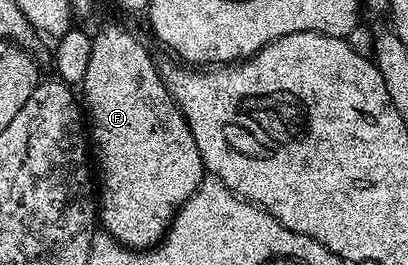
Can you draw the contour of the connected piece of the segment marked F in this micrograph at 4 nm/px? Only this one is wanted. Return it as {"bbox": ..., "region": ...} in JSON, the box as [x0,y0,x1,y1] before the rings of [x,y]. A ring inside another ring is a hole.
{"bbox":[82,23,206,249],"region":[[[112,23],[95,32],[90,62],[82,84],[82,103],[86,108],[86,123],[90,128],[90,143],[94,155],[100,158],[98,167],[98,219],[103,230],[118,243],[133,249],[147,249],[164,238],[169,223],[183,203],[198,189],[206,177],[204,162],[194,145],[194,133],[172,100],[164,76],[152,60],[144,43],[132,31]]]}

